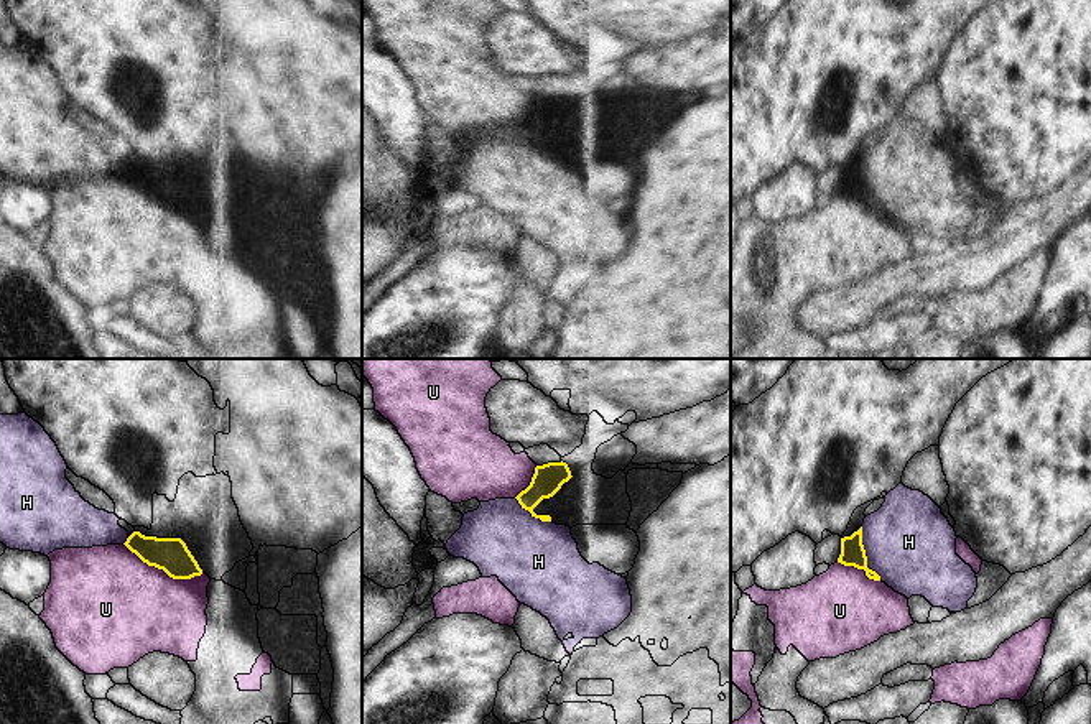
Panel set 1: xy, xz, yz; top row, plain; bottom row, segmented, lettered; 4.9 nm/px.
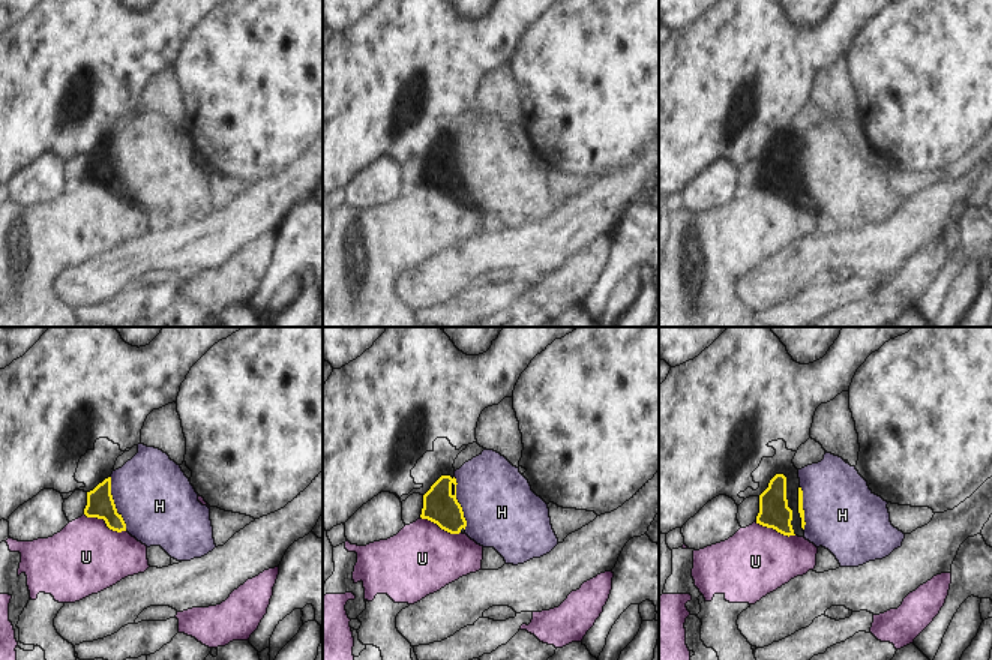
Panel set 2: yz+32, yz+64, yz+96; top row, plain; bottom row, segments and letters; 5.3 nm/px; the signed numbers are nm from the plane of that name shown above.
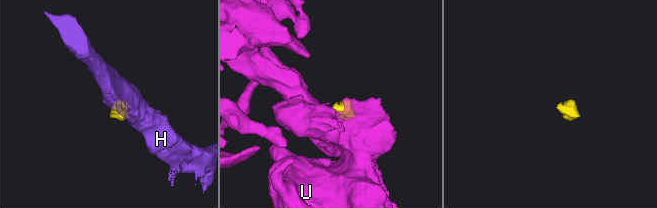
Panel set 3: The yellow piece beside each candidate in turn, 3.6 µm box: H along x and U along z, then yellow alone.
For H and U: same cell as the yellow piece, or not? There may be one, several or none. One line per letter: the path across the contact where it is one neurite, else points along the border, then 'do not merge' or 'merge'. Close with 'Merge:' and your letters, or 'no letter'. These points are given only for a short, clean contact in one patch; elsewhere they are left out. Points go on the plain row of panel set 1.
H: border along yz (861, 158), (866, 196), (881, 211); do not merge
U: runs through xy (171, 186), (163, 201), (153, 218), (130, 241); merge
Merge: U

